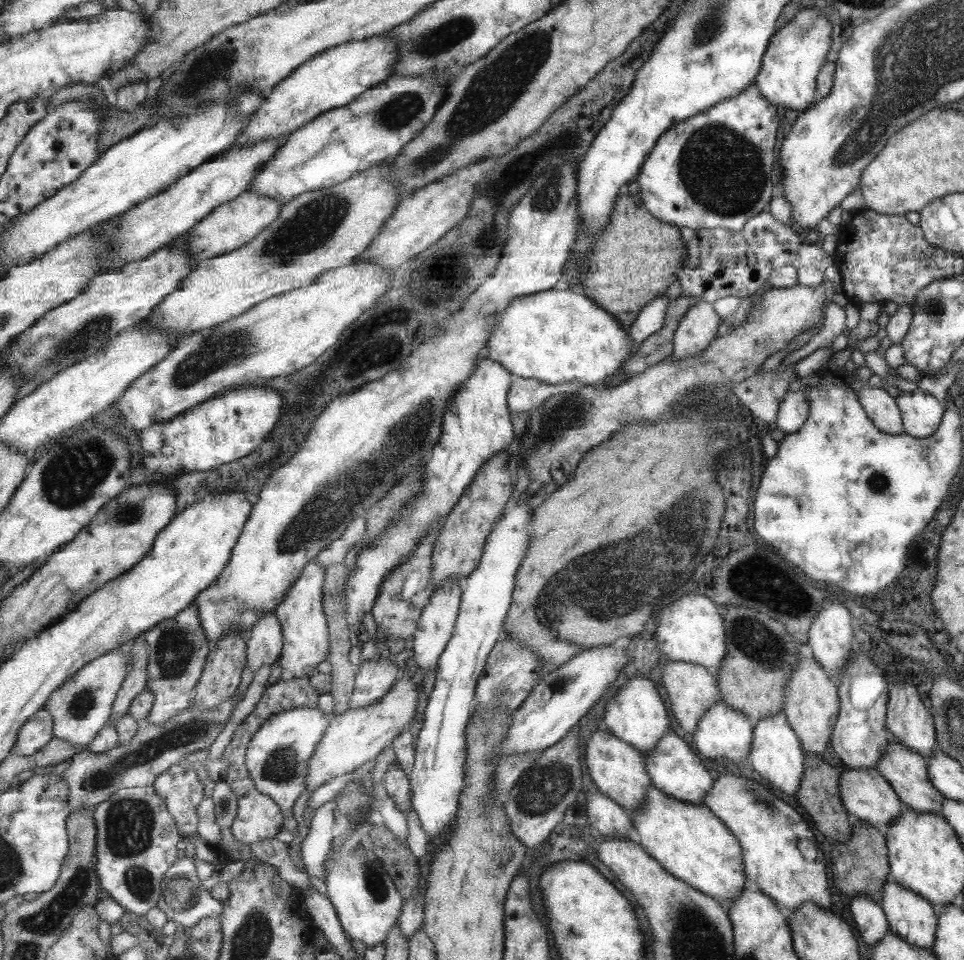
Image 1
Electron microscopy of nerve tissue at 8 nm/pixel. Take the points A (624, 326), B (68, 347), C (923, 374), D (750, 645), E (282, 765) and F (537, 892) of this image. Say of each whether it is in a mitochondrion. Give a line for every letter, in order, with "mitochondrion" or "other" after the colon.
A: other
B: mitochondrion
C: other
D: mitochondrion
E: mitochondrion
F: other

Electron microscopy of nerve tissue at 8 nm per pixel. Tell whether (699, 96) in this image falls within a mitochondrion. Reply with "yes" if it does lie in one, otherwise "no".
no

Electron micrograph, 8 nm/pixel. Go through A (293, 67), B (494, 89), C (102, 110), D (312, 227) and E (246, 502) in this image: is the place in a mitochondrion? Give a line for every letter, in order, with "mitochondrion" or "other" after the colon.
A: other
B: mitochondrion
C: other
D: mitochondrion
E: other

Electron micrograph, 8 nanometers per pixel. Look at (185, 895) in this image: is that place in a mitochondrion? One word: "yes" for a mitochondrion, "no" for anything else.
yes

